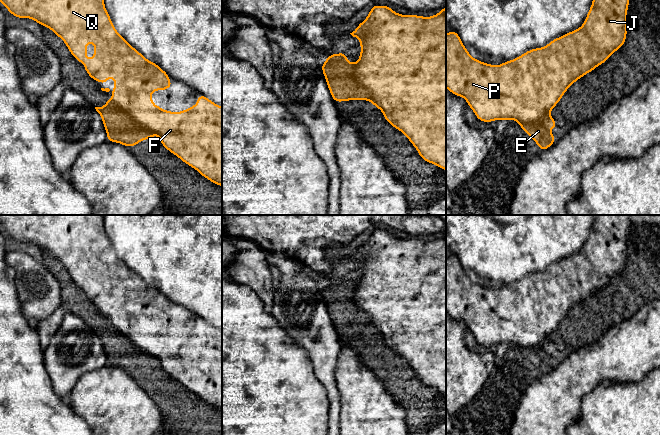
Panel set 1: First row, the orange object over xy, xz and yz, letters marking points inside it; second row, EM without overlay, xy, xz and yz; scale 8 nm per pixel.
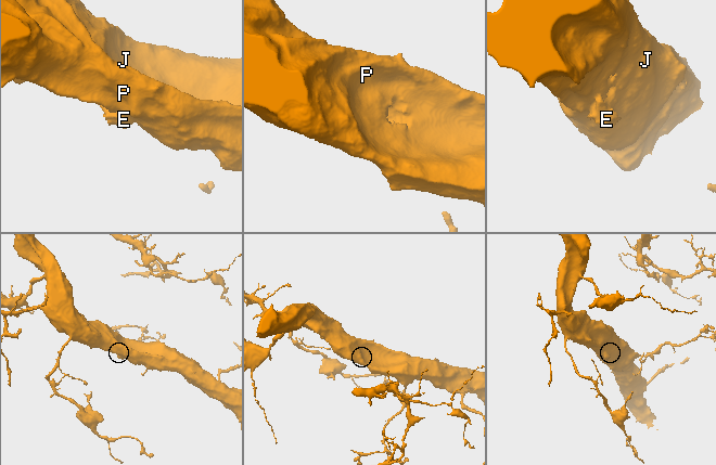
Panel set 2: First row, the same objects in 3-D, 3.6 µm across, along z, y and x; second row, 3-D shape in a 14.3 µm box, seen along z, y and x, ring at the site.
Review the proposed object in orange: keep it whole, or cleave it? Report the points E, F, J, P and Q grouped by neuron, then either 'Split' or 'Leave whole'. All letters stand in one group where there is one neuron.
Groups: E / F J P Q. Split

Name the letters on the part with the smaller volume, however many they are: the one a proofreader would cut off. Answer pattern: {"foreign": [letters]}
{"foreign": ["E"]}

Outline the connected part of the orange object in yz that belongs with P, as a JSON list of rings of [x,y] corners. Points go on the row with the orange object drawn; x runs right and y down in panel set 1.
[[[593,0],[579,29],[498,66],[472,58],[458,33],[451,30],[446,34],[446,88],[462,96],[480,121],[535,122],[558,104],[575,81],[603,64],[624,45],[629,1]]]

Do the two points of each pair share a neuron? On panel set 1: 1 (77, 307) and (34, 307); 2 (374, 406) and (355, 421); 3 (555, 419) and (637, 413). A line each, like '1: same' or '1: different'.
1: different
2: same
3: different

